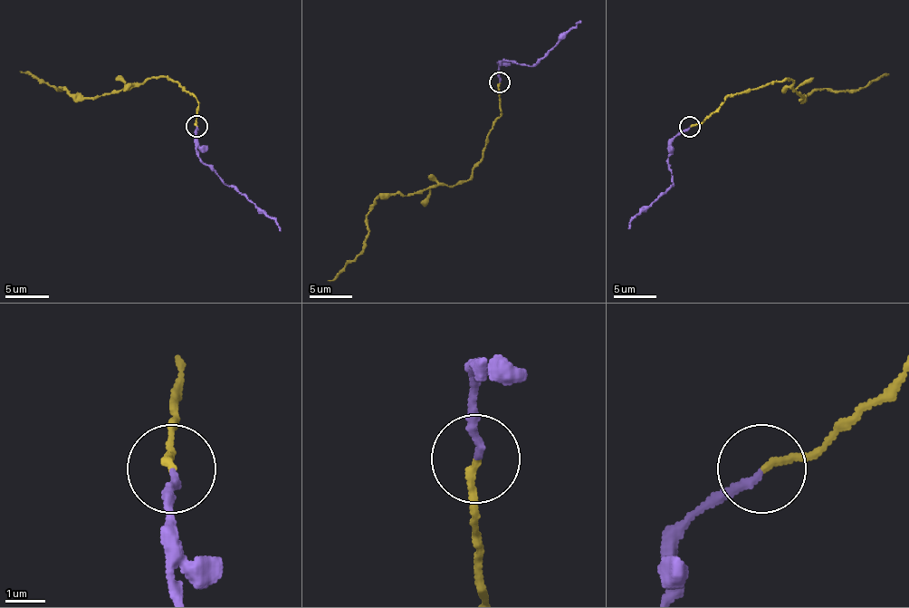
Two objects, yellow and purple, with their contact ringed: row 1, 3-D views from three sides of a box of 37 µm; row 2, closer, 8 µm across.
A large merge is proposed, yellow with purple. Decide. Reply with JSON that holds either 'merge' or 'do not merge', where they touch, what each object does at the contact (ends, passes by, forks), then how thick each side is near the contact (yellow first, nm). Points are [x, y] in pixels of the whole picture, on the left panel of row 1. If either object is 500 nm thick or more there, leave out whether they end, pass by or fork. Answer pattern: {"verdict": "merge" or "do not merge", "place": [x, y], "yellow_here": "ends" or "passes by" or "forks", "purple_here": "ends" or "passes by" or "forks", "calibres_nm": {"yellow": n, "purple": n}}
{"verdict": "merge", "place": [196, 126], "yellow_here": "ends", "purple_here": "ends", "calibres_nm": {"yellow": 180, "purple": 190}}

